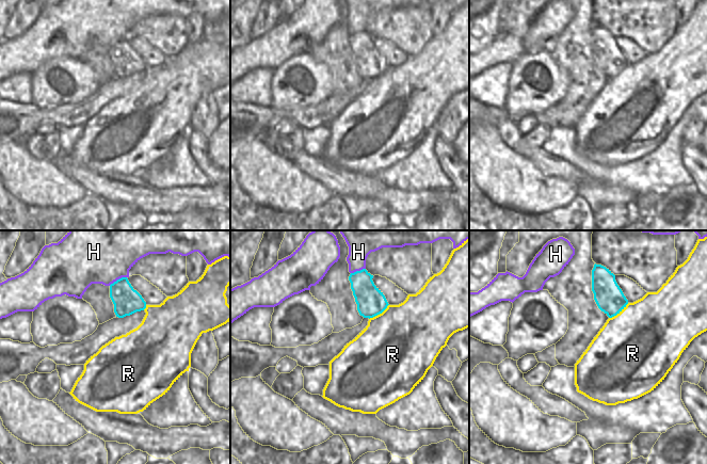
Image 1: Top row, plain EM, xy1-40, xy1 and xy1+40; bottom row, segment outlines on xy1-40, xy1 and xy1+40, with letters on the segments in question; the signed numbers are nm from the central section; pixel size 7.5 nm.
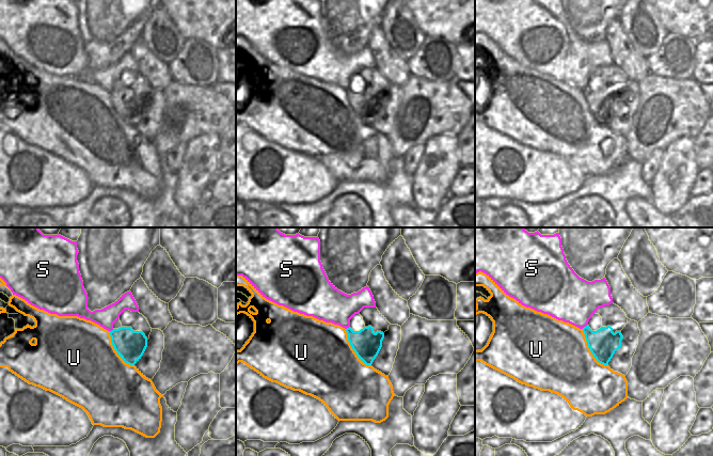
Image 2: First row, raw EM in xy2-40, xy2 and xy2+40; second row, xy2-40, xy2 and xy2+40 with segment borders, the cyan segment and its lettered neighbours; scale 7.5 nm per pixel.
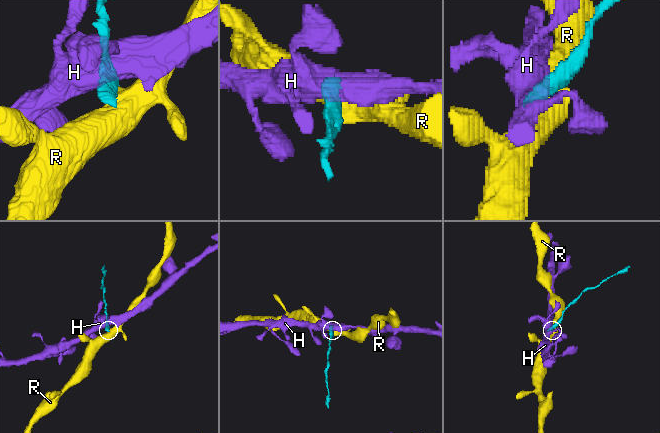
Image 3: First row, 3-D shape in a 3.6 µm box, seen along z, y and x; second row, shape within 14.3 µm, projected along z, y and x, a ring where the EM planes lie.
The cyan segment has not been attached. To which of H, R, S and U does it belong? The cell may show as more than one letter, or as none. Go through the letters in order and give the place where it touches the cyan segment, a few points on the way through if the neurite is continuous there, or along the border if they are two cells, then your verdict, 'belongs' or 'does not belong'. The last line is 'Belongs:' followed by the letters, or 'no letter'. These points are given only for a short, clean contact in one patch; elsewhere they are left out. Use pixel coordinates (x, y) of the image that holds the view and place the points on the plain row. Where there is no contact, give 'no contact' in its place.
H: contact xy1-40 (117, 41); border xy1-40 (126, 37), (122, 37), (109, 46); does not belong
R: contact xy1+40 (619, 73); border xy1+40 (628, 64), (609, 79); does not belong
S: contact xy2+40 (584, 88); does not belong
U: contact xy2 (352, 109); does not belong
Belongs: no letter

